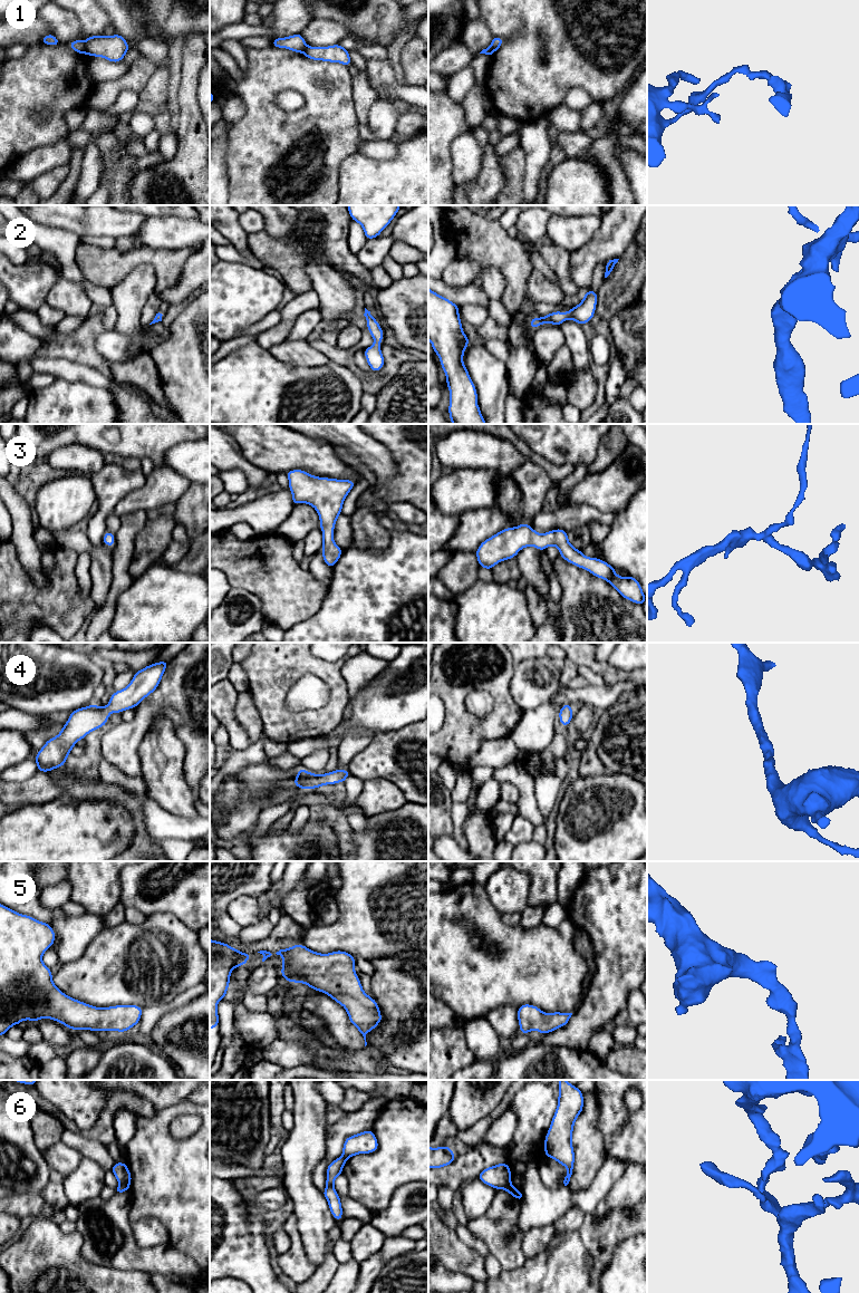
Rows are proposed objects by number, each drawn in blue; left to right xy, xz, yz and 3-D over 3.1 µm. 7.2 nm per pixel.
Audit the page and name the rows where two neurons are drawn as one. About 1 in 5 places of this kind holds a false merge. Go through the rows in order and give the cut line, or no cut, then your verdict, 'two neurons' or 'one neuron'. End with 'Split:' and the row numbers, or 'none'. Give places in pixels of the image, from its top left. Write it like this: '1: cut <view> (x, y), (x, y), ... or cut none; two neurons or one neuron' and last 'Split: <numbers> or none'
1: cut xy (83, 42), (86, 52); two neurons
2: cut none; one neuron
3: cut none; one neuron
4: cut none; one neuron
5: cut none; one neuron
6: cut xy (119, 1183), (128, 1188); two neurons
Split: 1, 6

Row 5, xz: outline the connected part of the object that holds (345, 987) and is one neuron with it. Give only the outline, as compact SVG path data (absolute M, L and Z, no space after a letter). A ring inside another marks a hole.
M300 944L280 949L276 954L280 955L283 959L281 976L287 982L307 984L311 990L329 995L334 1001L345 1007L349 1021L363 1034L366 1046L367 1033L377 1027L383 1016L377 1002L368 996L361 987L360 980L355 973L355 956L342 951L328 954L316 953Z

